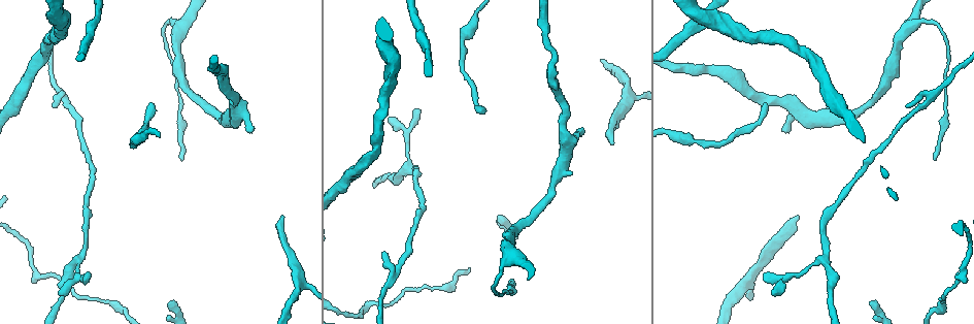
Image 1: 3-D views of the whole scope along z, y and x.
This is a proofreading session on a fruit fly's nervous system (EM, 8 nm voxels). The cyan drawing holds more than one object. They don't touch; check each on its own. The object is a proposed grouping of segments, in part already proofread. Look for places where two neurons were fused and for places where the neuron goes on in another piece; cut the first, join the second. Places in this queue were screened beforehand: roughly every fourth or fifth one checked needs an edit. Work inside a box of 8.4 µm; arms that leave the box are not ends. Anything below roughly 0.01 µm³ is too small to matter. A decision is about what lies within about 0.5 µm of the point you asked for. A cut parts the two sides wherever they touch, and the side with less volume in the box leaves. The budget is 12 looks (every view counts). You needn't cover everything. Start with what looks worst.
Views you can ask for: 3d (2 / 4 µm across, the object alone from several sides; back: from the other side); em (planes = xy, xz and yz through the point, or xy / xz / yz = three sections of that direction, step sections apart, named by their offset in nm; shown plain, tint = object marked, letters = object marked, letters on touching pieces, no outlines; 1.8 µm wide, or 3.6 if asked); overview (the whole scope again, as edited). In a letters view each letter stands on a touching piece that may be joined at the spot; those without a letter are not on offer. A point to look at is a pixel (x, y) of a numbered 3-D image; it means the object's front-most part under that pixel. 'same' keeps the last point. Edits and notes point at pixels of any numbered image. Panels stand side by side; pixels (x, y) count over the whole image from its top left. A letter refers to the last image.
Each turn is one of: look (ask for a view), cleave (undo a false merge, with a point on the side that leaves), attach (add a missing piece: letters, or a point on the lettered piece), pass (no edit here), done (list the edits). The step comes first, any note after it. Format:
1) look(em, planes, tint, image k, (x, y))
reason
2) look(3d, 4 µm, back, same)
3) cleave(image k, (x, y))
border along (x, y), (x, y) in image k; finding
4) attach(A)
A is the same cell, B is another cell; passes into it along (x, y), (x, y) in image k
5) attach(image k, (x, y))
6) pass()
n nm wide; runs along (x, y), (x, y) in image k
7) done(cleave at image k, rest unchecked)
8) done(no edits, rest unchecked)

look(3d, 4 µm, image 1, (798, 217))
branch stops here

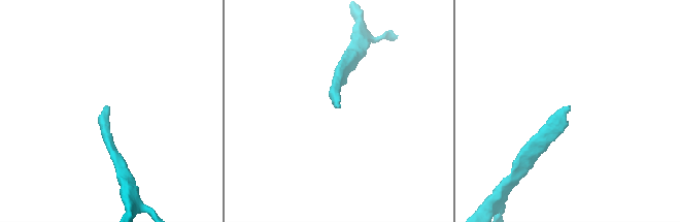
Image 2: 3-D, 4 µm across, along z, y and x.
look(em, planes, letters, image 2, (106, 107))

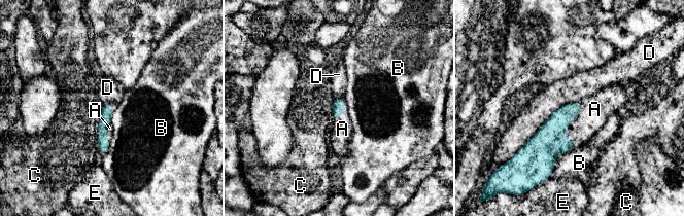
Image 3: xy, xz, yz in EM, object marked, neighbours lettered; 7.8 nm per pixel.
attach(A)
A is the same cell, B, C, D and E are other cells; passes into it along (549, 141), (571, 122), (594, 109) in image 3; the neuron continues

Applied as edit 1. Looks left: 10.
look(em, xy, step 8, letters, image 1, (512, 279))
end of a long branch

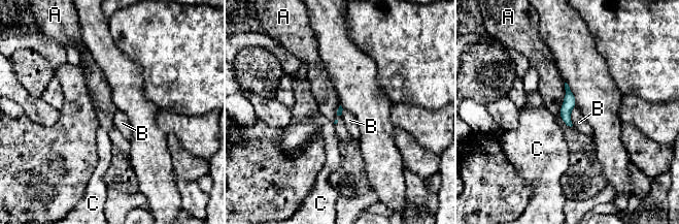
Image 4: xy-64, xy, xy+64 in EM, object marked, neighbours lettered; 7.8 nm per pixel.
pass()
A, B and C are other cells; none of them fits

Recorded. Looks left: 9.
look(3d, 4 µm, image 1, (480, 108))
free end

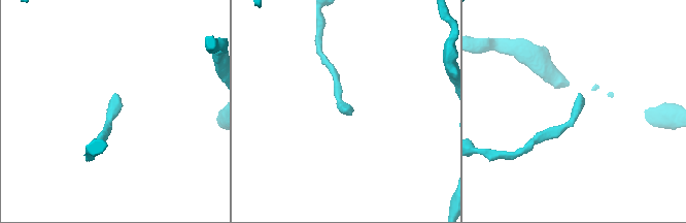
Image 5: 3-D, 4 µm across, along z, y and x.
look(em, planes, letters, image 5, (114, 93))

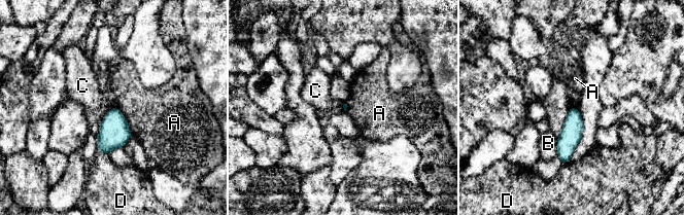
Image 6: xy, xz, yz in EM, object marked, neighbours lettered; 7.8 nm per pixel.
pass()
A, B, C and D are other cells; border along (114, 105), (125, 117), (132, 134) in image 6; none of them fits

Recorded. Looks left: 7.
look(3d, 2 µm, image 1, (252, 128))
tapers out

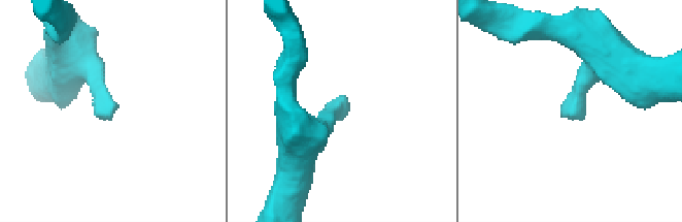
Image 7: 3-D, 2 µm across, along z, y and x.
look(em, yz, step 4, letters, image 7, (110, 110))

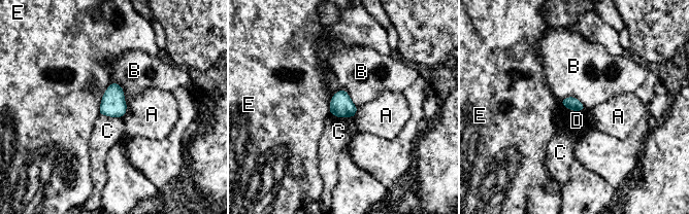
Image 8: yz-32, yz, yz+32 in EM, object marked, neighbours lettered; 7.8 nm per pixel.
pass()
100 nm wide; A, B, C, D and E are other cells; border along (560, 103), (571, 110), (586, 109) in image 8; no lettered piece goes on from it

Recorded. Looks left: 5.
look(3d, 2 µm, image 1, (76, 276))
a fork

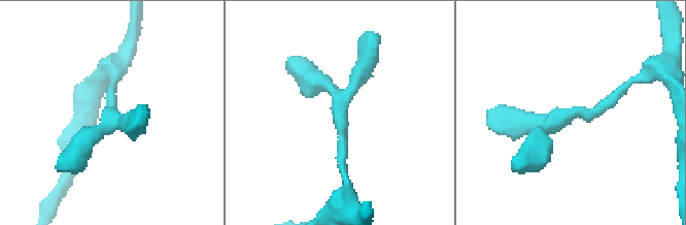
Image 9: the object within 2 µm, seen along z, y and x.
look(em, 3.6 µm, planes, letters, image 9, (106, 121))

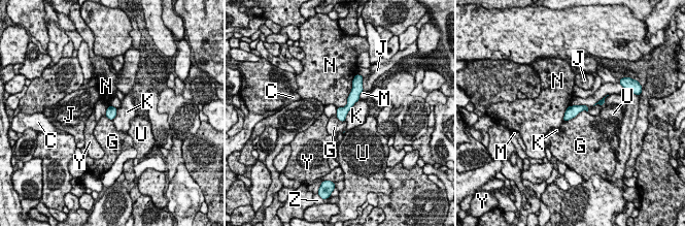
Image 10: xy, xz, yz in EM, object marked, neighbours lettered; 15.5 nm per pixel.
pass()
160 nm wide; C, G, J, K, M, N, U, Y and Z are other cells; continuous, no second neuron

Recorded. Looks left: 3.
done(attach at image 3, rest unchecked)

